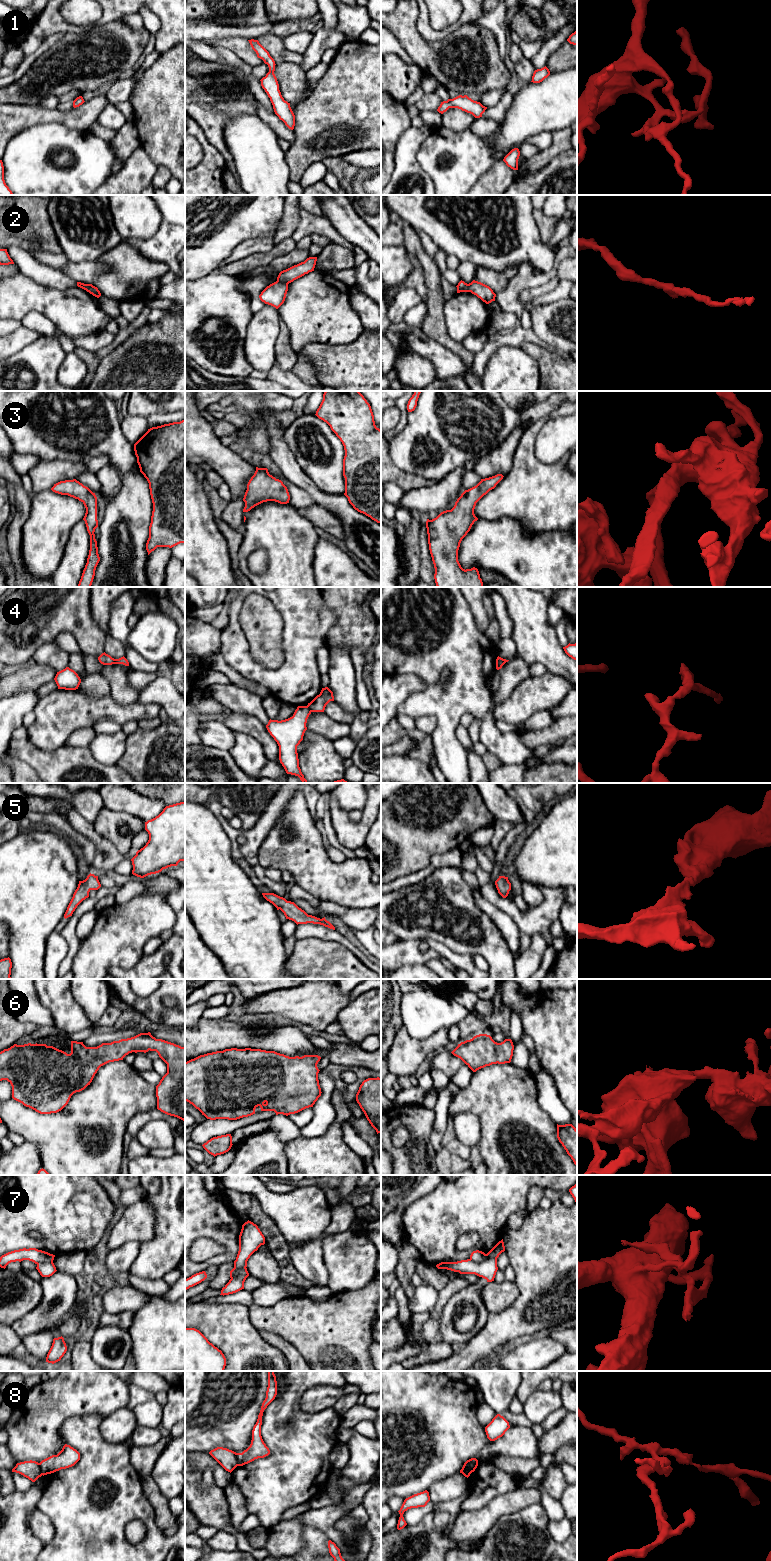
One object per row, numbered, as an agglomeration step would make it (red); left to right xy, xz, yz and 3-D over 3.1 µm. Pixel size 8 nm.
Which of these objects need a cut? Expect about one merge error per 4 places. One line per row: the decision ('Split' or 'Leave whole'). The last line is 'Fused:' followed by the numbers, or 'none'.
1: Leave whole
2: Split
3: Leave whole
4: Split
5: Leave whole
6: Leave whole
7: Split
8: Split
Fused: 2, 4, 7, 8

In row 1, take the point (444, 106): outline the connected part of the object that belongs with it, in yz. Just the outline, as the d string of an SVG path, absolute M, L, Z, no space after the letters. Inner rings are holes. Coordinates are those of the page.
M459 95L453 99L441 102L437 111L441 114L446 112L449 108L458 108L462 111L472 114L475 118L482 117L487 107L483 106L480 102L474 101L467 95Z

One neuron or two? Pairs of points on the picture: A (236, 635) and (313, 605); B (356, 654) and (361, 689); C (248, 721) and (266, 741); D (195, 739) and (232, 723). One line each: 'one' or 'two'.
A: one
B: one
C: one
D: two

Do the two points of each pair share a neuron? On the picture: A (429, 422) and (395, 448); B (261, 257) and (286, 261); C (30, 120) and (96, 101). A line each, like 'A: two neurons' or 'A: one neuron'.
A: one neuron
B: two neurons
C: one neuron

